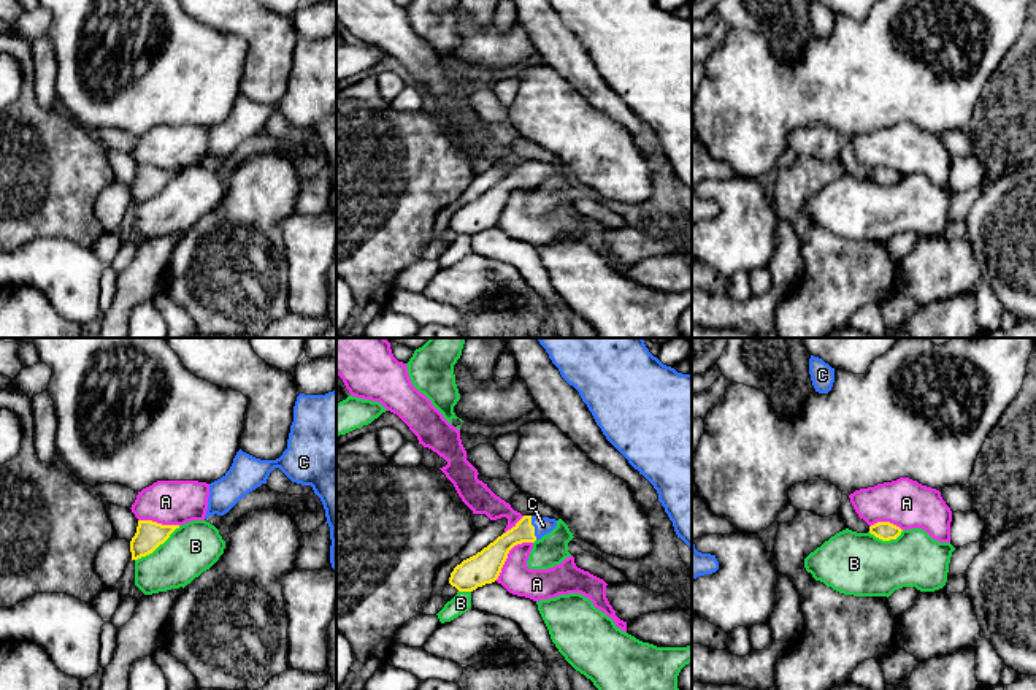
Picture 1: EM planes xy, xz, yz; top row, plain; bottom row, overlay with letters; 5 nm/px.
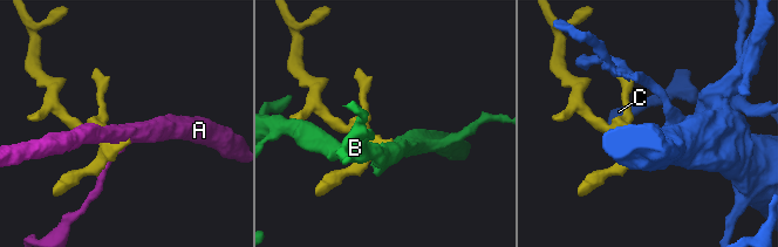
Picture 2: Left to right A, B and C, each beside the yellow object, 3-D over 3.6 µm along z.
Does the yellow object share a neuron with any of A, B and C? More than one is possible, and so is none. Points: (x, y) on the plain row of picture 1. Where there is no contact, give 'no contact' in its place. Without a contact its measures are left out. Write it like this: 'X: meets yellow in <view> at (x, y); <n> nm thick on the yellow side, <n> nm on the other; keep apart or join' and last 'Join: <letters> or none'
A: meets yellow in xz at (508, 197); 160 nm thick on the yellow side, 160 nm on the other; keep apart
B: meets yellow in xy at (157, 191); 150 nm thick on the yellow side, 260 nm on the other; keep apart
C: meets yellow in xz at (533, 173); 120 nm thick on the yellow side, 90 nm on the other; join
Join: C

